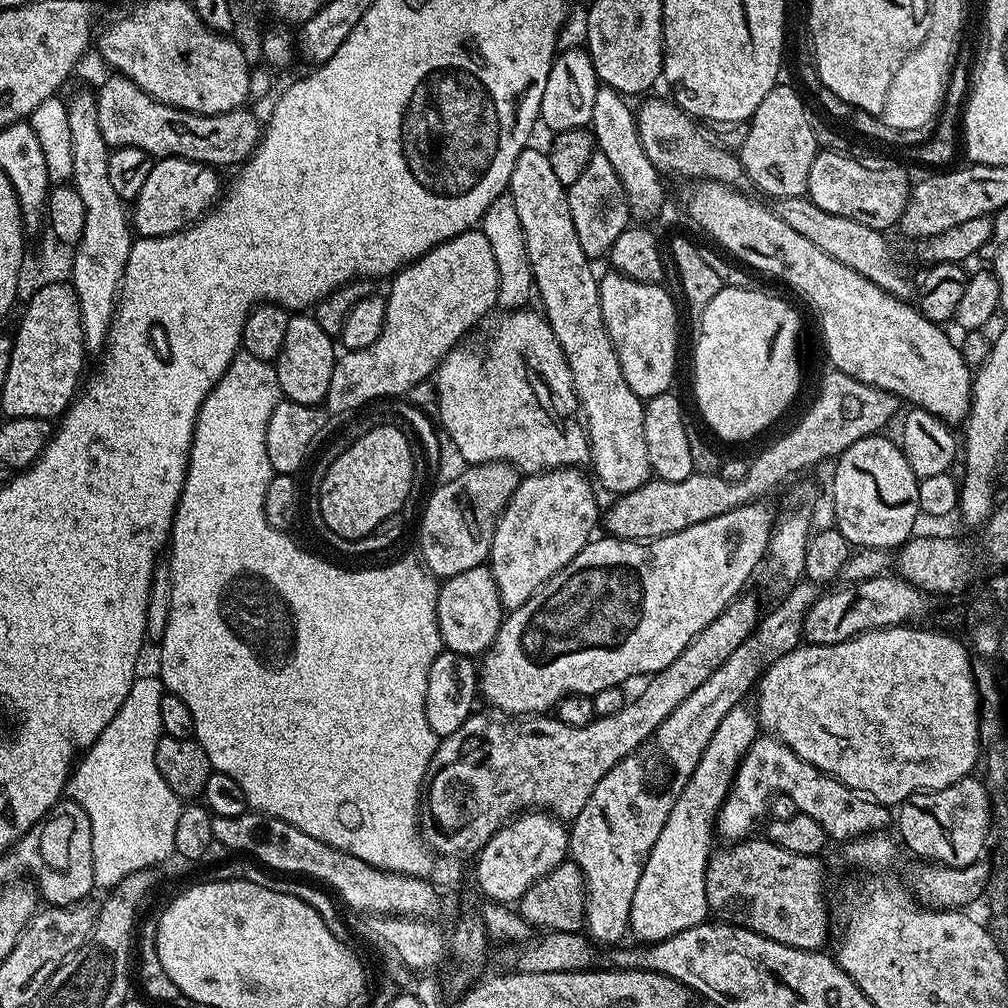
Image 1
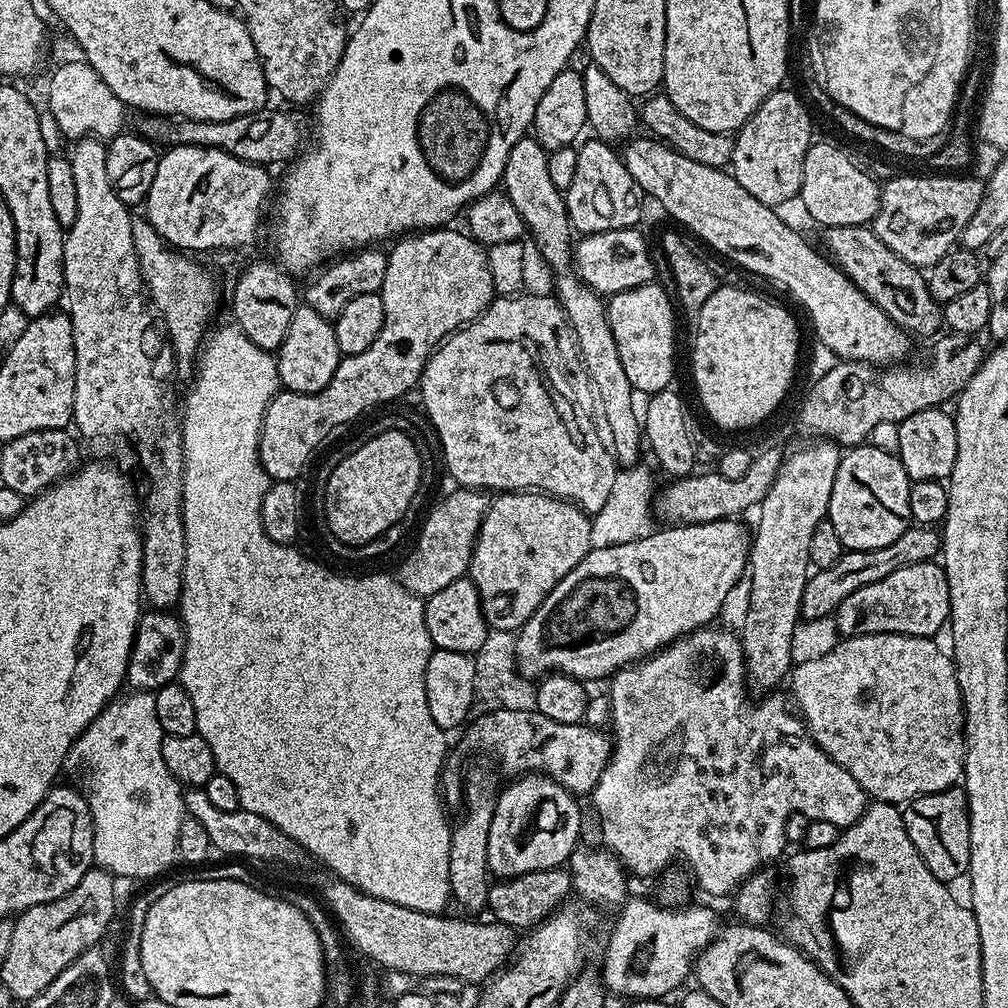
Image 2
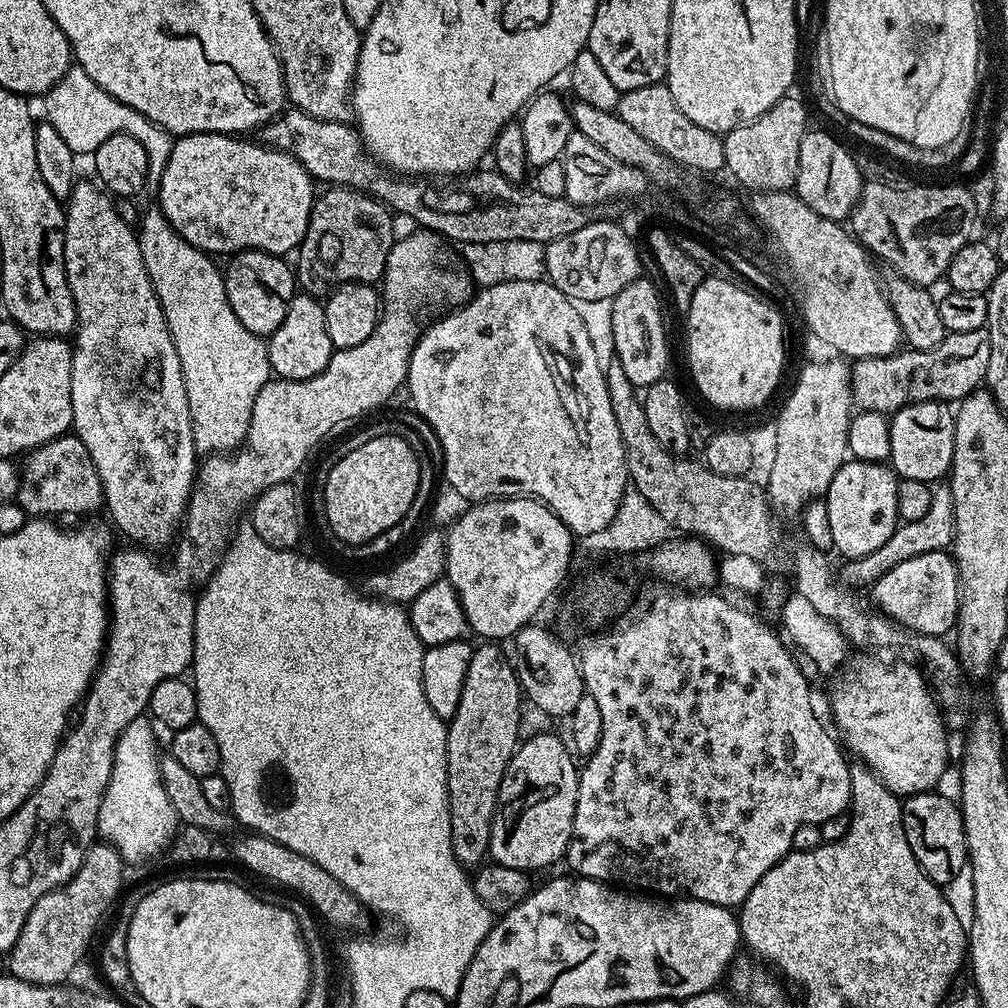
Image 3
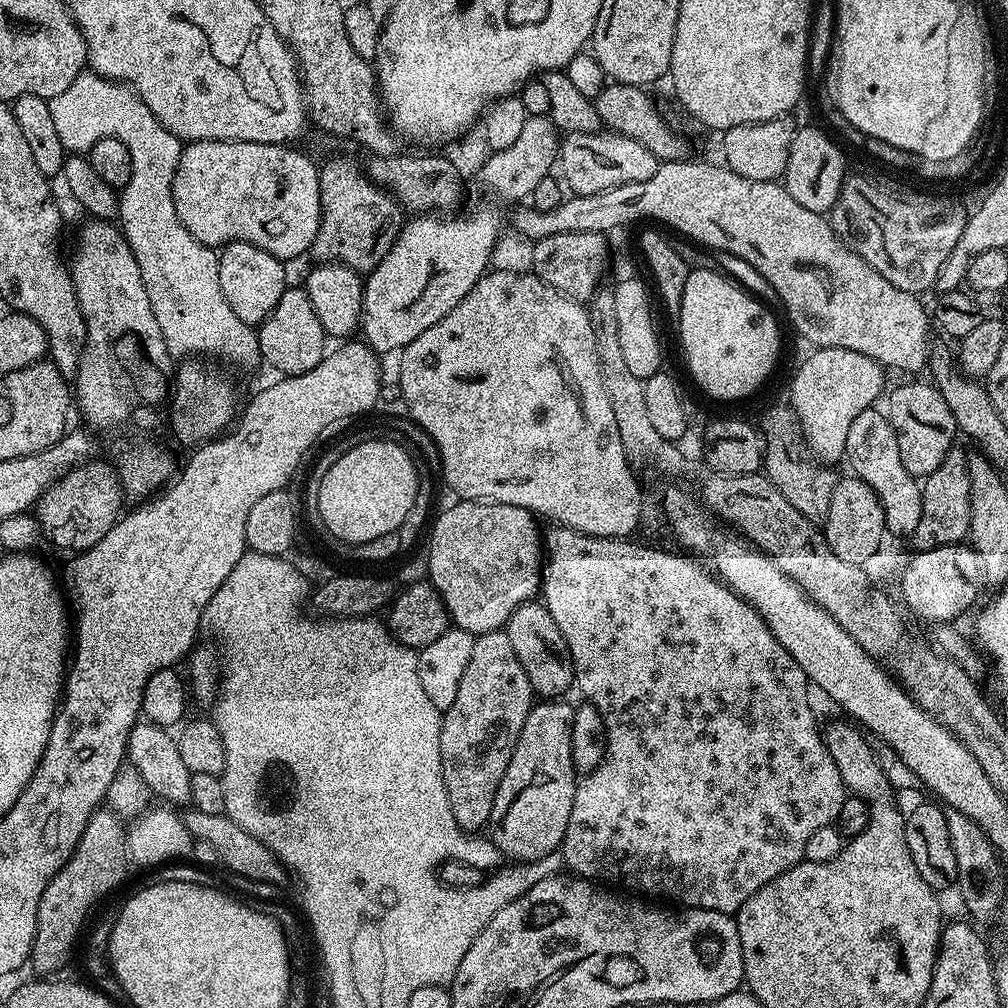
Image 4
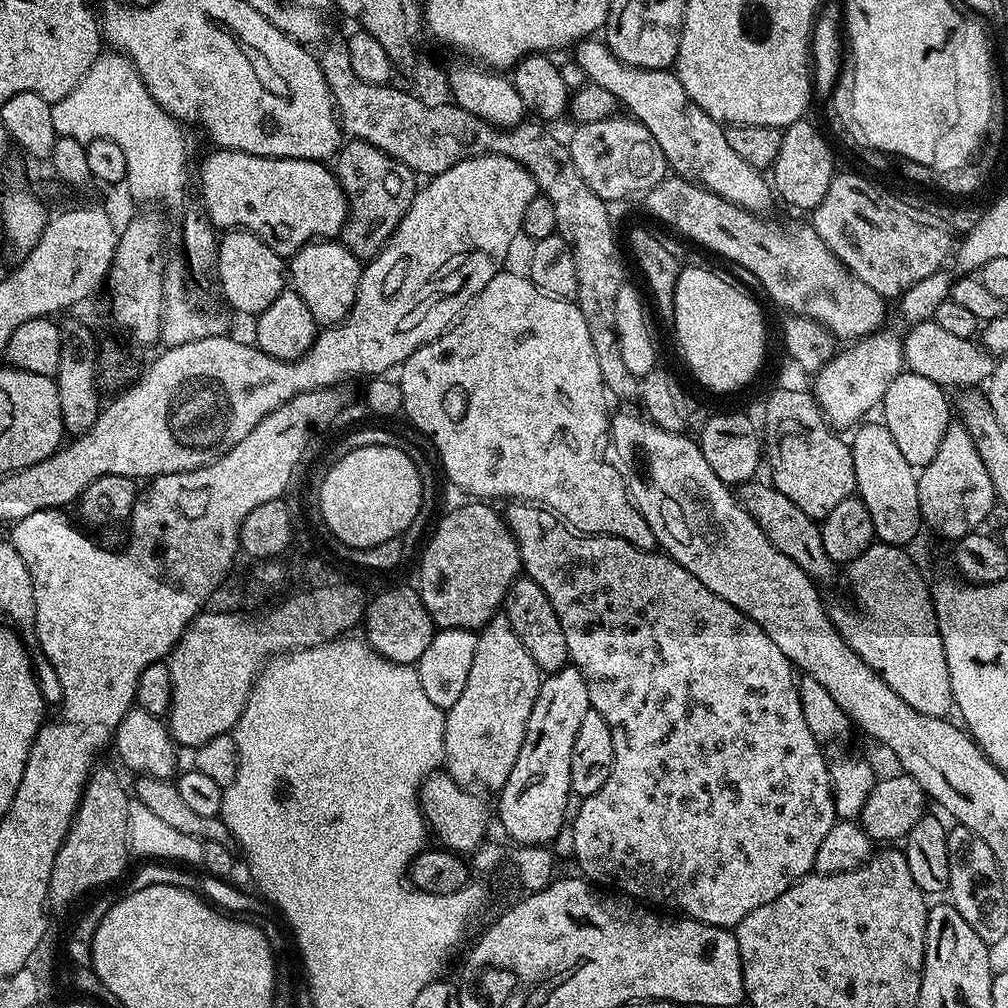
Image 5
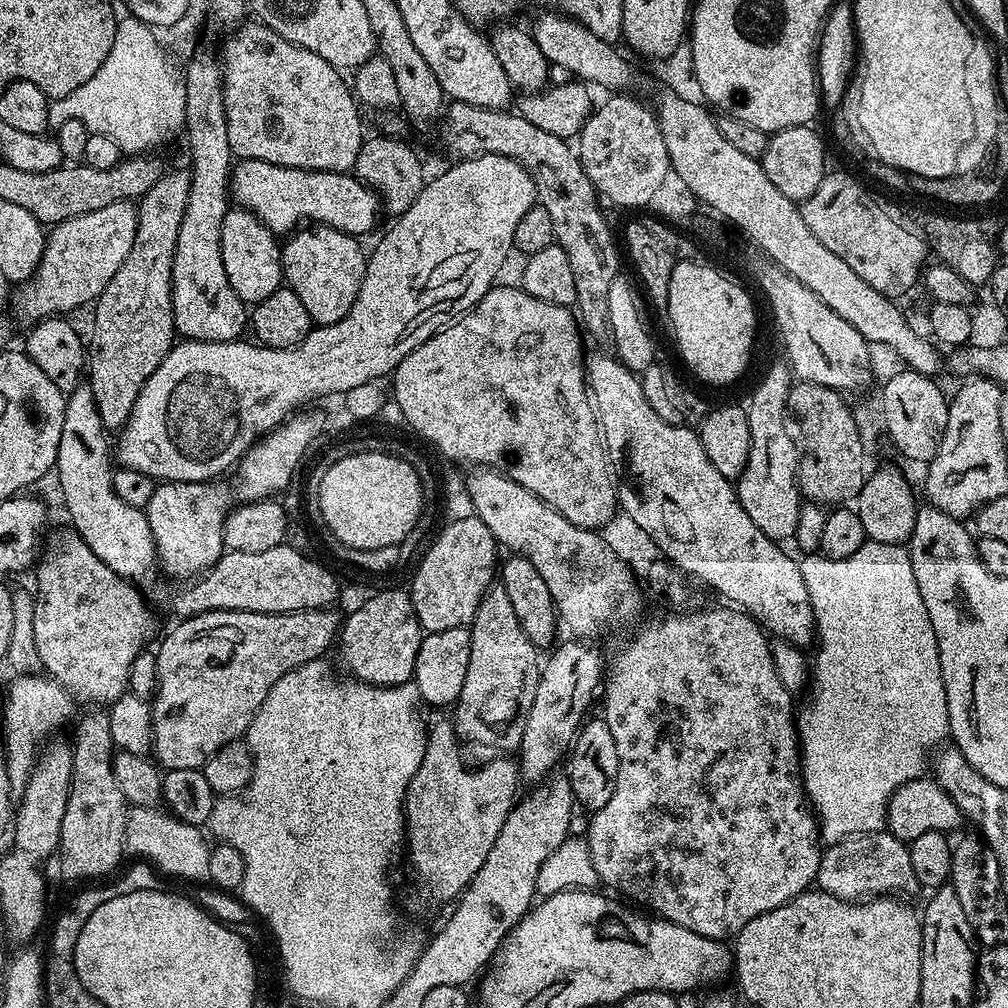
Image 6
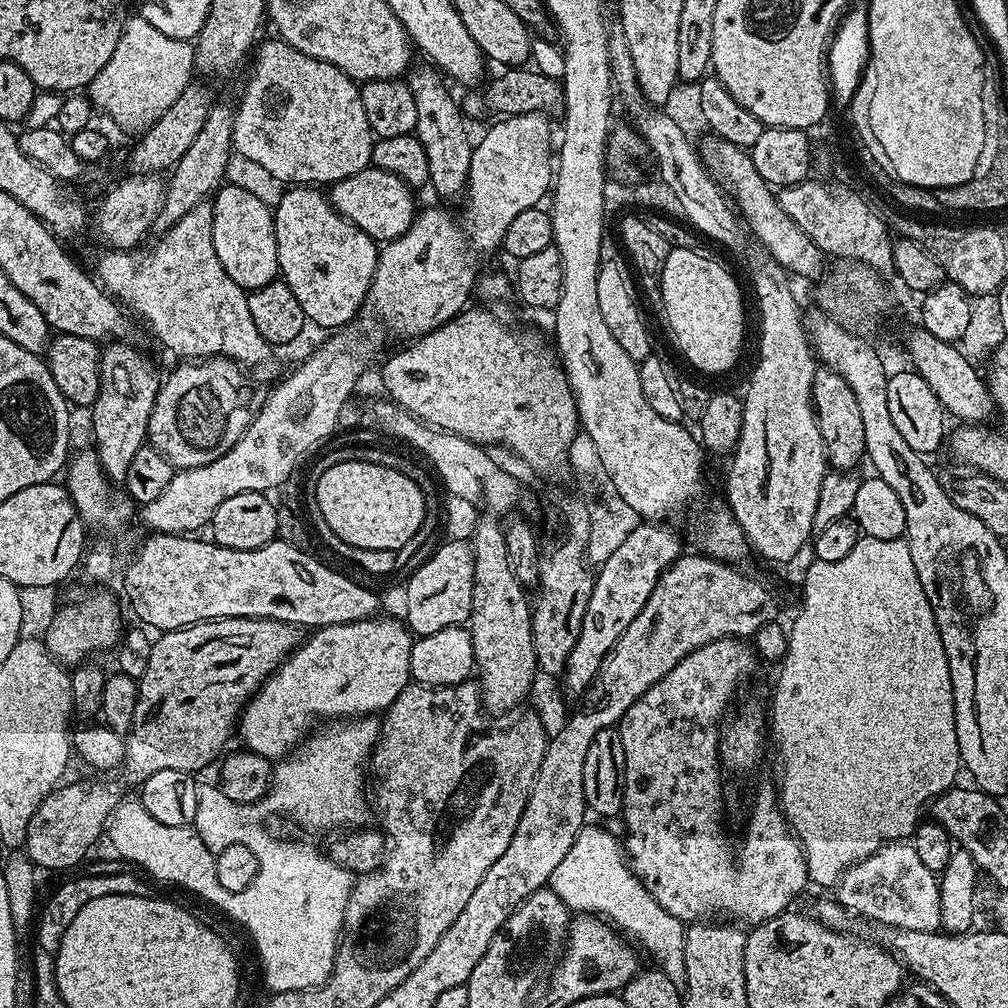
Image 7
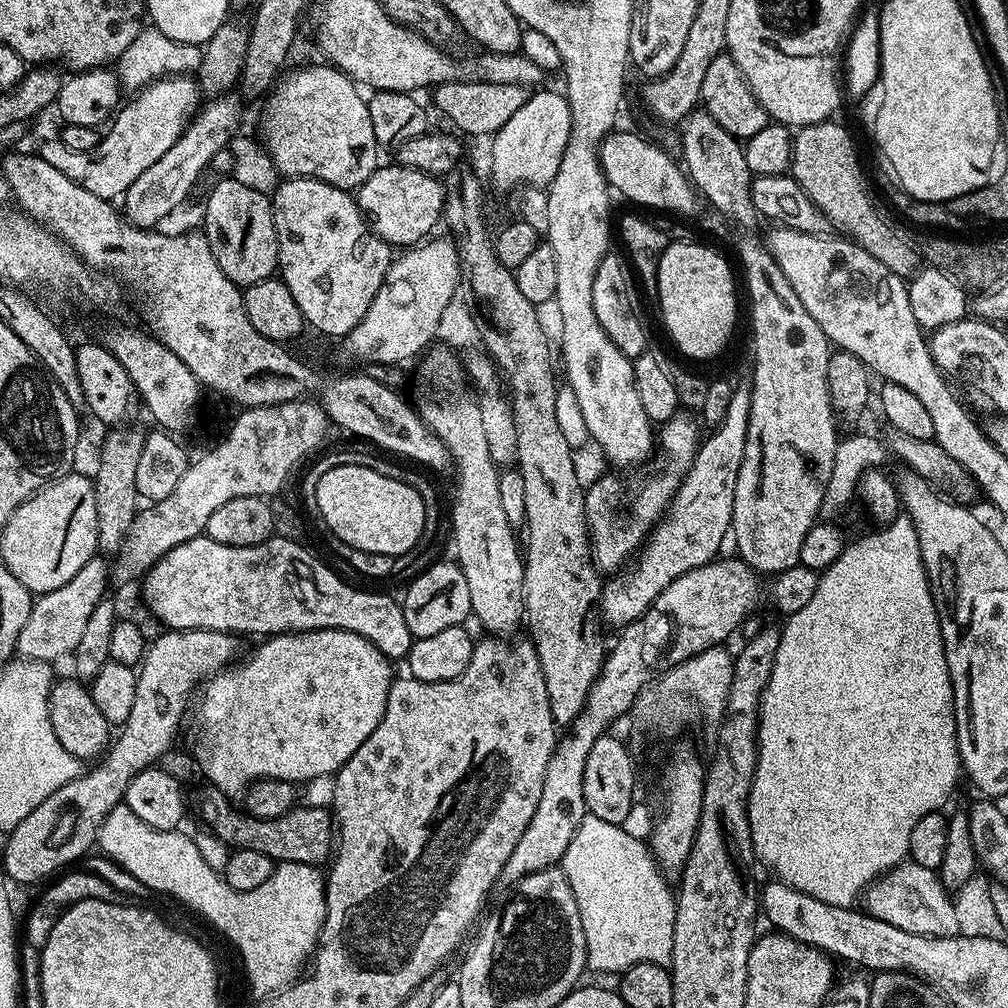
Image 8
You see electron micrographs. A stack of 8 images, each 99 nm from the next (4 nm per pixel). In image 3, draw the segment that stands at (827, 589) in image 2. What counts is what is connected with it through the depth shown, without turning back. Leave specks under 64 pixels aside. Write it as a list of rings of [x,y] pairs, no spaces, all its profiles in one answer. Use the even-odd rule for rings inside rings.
[[[951,487],[936,488],[932,493],[930,510],[922,518],[909,520],[897,527],[896,533],[890,537],[878,550],[865,556],[848,558],[843,561],[844,569],[839,569],[838,576],[845,585],[855,586],[857,589],[867,589],[875,584],[882,574],[894,570],[898,562],[906,562],[910,558],[918,558],[918,554],[943,552],[951,549],[952,540],[956,536],[956,515],[954,514],[954,498]],[[857,584],[857,585],[856,585]],[[860,587],[860,588],[859,588]]]

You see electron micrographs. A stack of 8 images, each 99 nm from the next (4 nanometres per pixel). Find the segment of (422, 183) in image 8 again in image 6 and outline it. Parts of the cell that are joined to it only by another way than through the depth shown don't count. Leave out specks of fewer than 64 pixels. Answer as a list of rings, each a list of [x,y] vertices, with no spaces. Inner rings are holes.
[[[240,160],[231,169],[230,196],[239,207],[254,213],[271,232],[277,234],[291,234],[305,222],[311,222],[325,224],[345,232],[347,236],[364,238],[375,226],[376,219],[382,216],[382,205],[376,191],[354,174],[311,172],[274,166],[261,160]]]

